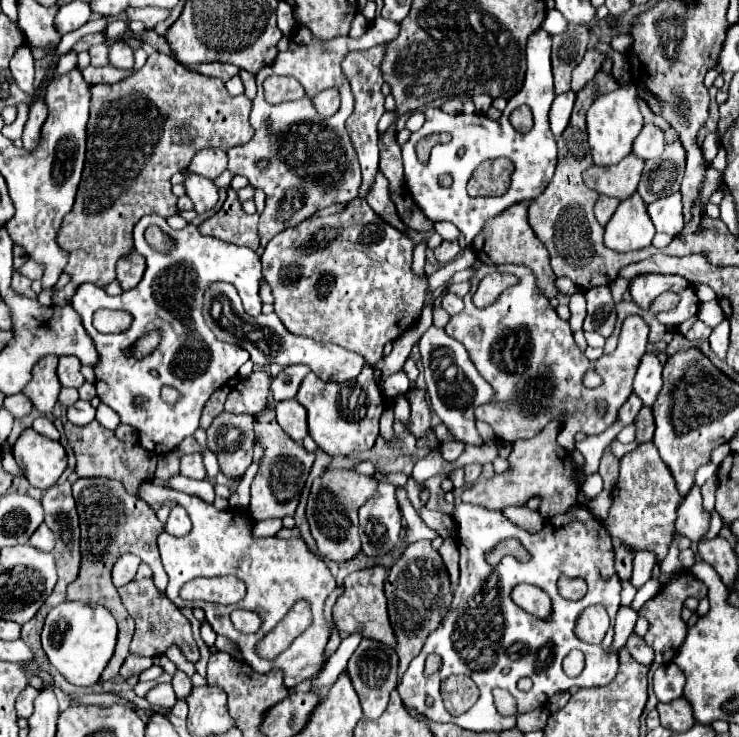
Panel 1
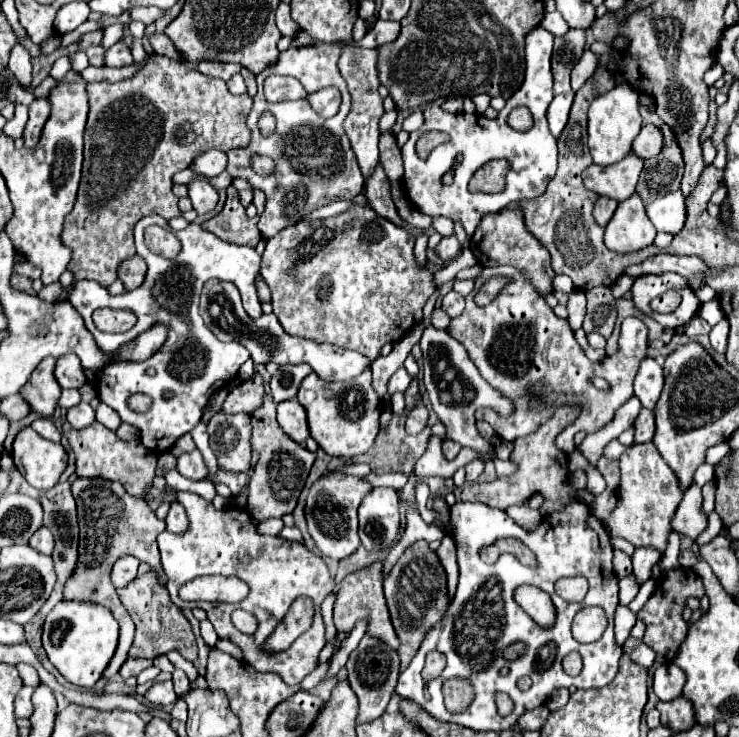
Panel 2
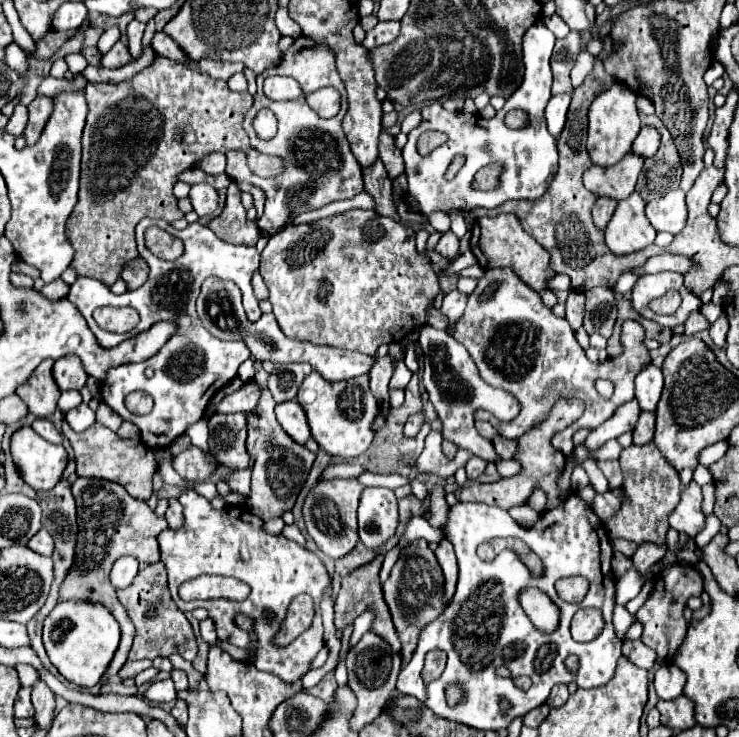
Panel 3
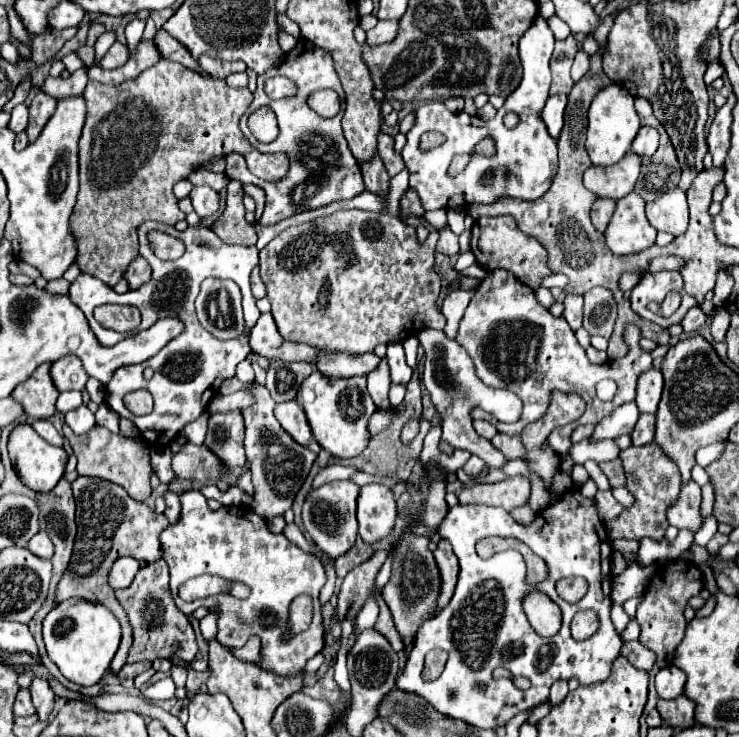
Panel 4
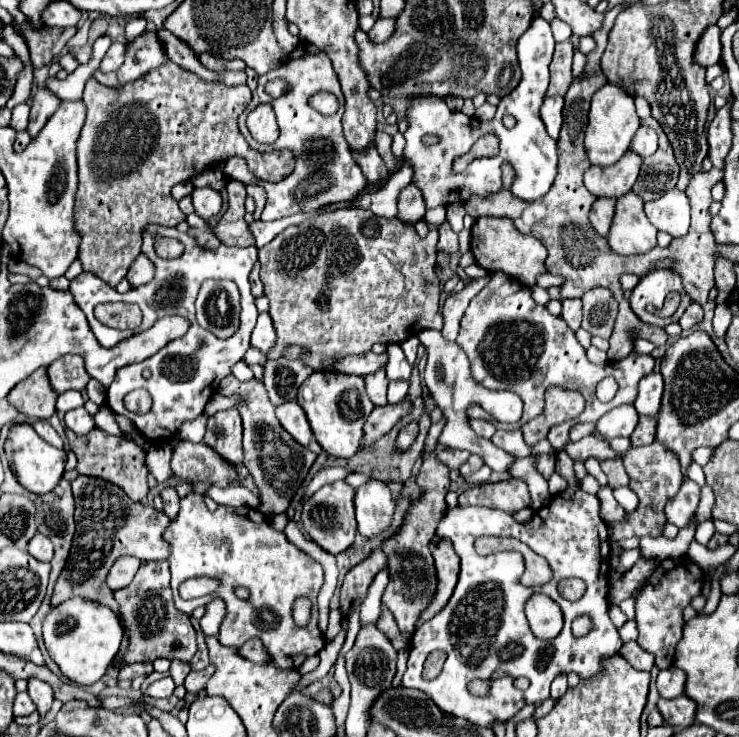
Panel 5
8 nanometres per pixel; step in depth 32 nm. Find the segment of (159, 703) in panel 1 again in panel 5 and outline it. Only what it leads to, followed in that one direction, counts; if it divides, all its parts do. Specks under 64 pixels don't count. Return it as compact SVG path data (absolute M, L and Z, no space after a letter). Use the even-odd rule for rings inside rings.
M166 676L166 678L150 684L150 686L144 690L144 696L150 696L150 698L170 698L170 696L174 694L174 688L176 688L174 680L172 680L170 676Z

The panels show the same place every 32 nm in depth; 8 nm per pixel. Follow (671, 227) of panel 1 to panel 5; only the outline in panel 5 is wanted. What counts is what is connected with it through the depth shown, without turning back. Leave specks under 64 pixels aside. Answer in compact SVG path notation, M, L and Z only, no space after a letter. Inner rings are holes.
M668 190L662 198L646 202L644 206L648 220L662 232L680 238L690 226L690 204L682 190Z

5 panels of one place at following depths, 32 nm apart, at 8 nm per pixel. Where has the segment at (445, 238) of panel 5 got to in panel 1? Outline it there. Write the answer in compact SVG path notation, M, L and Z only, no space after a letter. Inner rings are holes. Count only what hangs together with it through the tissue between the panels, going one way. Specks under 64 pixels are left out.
M442 242L442 244L434 250L434 256L436 256L436 260L438 260L440 264L448 264L448 262L452 262L452 260L458 256L458 252L460 252L458 242Z

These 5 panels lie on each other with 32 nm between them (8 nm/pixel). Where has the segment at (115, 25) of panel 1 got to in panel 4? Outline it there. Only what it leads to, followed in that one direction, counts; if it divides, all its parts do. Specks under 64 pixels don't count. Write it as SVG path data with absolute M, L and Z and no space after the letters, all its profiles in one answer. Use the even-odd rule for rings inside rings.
M106 30L98 42L96 42L96 60L102 60L102 56L110 50L110 46L116 42L116 32L114 30Z

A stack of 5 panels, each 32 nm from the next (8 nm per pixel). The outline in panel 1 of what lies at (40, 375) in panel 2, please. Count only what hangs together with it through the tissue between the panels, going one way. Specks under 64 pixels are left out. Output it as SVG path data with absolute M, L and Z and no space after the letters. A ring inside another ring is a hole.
M46 356L36 362L32 370L32 380L24 388L24 394L34 402L34 408L40 412L50 412L58 400L60 392L60 382L56 376L56 366L58 366L58 356Z

